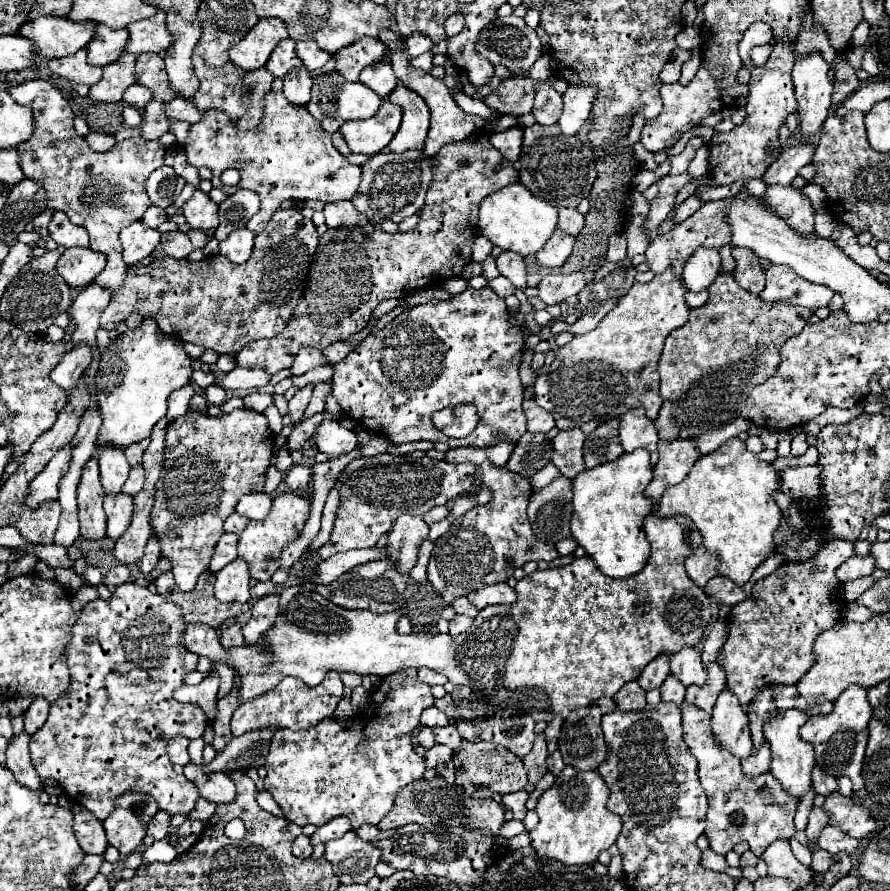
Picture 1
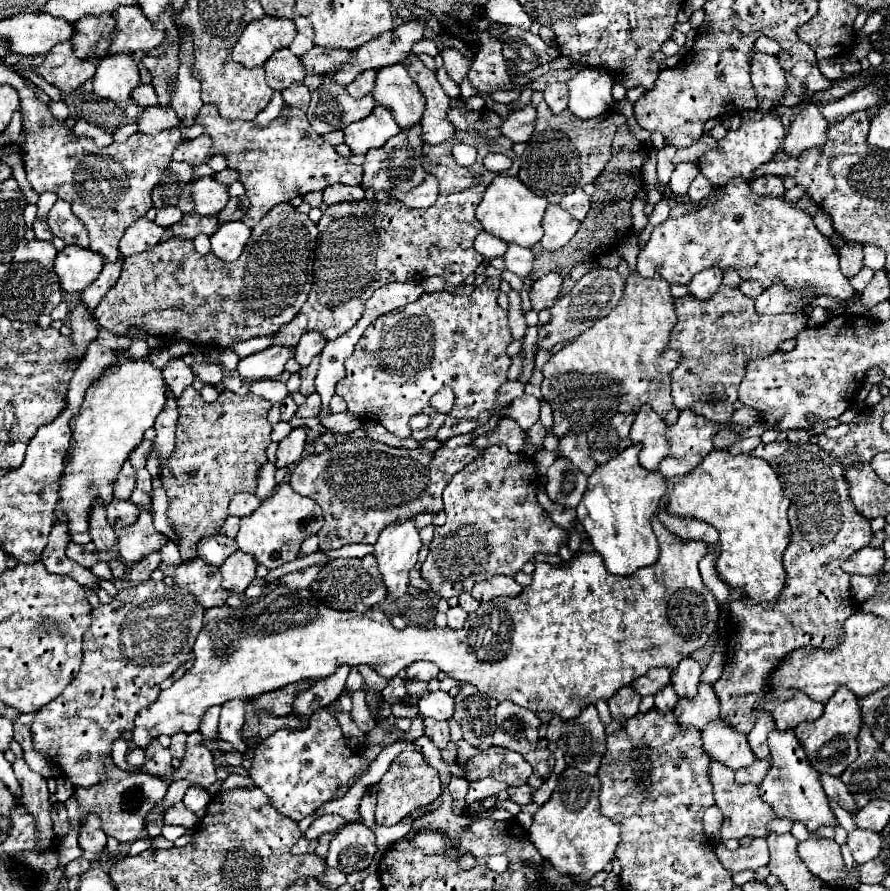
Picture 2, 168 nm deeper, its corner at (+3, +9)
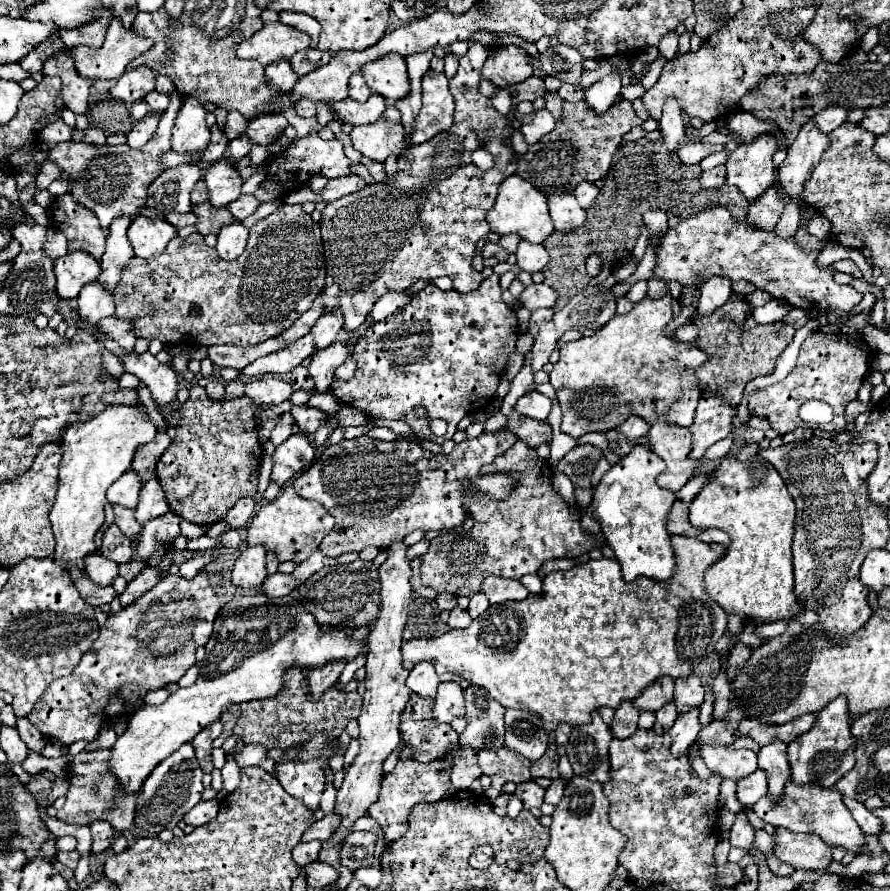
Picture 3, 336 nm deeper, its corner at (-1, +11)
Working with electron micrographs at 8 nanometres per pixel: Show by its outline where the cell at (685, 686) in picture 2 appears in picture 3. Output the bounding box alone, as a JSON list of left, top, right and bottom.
[675,674,703,712]

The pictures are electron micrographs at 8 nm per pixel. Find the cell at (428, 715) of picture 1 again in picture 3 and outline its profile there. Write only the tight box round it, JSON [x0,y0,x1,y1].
[433,682,465,722]

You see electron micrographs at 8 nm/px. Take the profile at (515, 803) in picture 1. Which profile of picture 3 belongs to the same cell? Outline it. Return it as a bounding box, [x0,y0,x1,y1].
[515,780,545,810]

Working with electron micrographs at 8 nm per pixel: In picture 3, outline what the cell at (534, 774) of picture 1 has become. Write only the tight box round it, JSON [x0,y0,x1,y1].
[531,742,560,780]

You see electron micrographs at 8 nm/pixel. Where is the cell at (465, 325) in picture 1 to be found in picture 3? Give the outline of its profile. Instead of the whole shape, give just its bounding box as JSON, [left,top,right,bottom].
[331,274,517,444]

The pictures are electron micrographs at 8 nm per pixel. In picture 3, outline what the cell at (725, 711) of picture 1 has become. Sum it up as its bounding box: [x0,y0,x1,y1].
[699,746,757,780]

